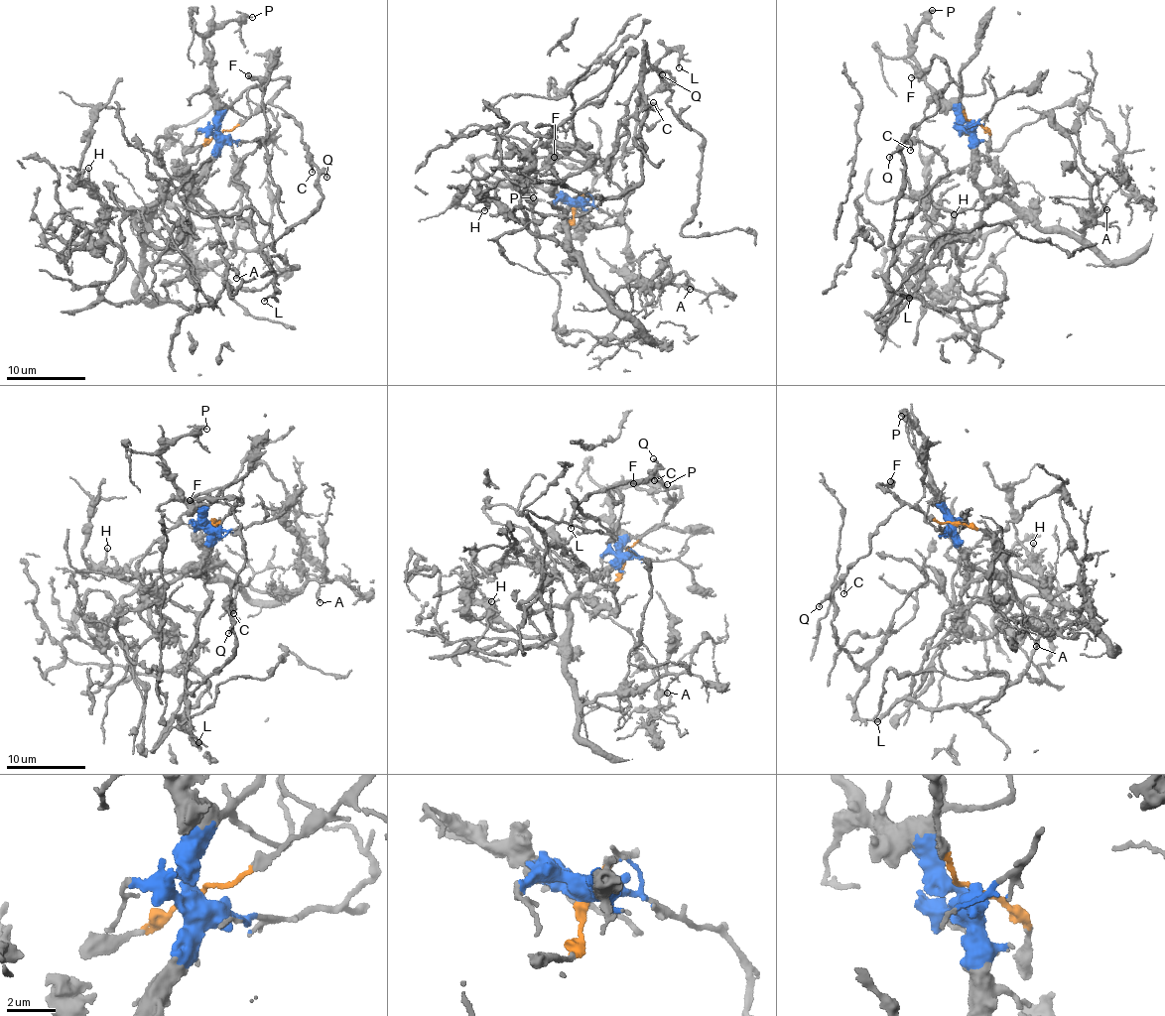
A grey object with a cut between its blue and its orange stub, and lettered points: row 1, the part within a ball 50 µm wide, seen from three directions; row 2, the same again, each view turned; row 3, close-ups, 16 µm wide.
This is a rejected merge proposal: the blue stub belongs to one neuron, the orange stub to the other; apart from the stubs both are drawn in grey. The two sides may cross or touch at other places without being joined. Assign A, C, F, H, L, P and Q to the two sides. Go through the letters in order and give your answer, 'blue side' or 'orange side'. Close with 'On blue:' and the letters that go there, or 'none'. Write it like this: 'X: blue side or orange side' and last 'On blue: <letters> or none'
A: blue side
C: orange side
F: orange side
H: blue side
L: orange side
P: blue side
Q: orange side
On blue: A, H, P

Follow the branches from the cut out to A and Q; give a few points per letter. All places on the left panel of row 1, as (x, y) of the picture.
A: (218, 133), (213, 161), (155, 201), (139, 238), (147, 260), (157, 263), (212, 266), (243, 250), (236, 279)
Q: (217, 134), (233, 129), (272, 103), (295, 118), (312, 164), (326, 177)

